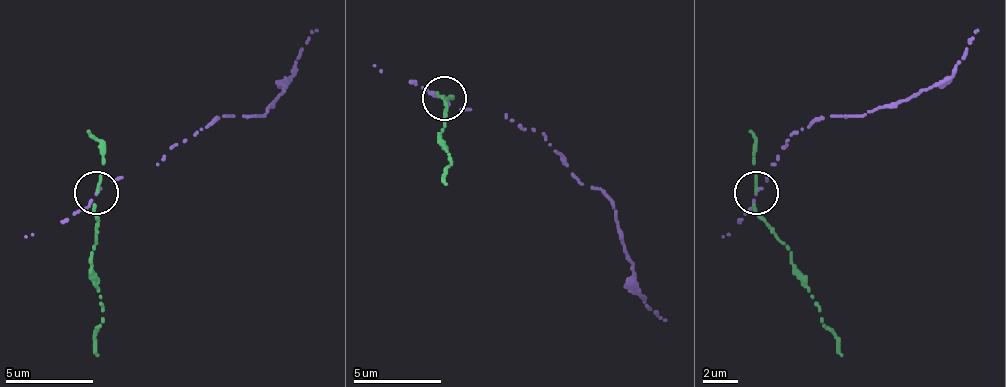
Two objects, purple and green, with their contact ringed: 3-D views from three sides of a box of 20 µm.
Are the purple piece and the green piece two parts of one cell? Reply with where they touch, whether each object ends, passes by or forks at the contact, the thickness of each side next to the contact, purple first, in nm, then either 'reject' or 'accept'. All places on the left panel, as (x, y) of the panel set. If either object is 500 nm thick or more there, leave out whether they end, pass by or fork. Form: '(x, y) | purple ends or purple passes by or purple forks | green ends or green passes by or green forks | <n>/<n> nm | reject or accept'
(96, 193) | purple passes by | green ends | 120/180 nm | reject

